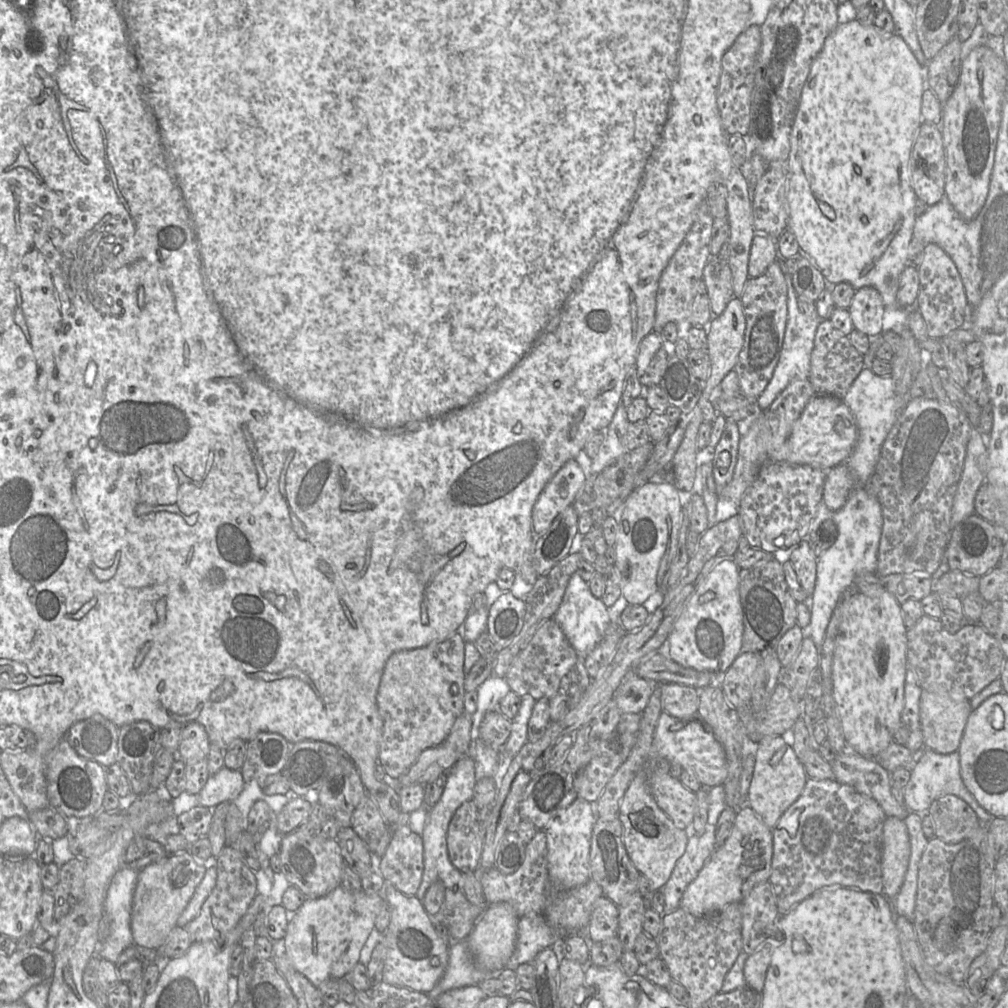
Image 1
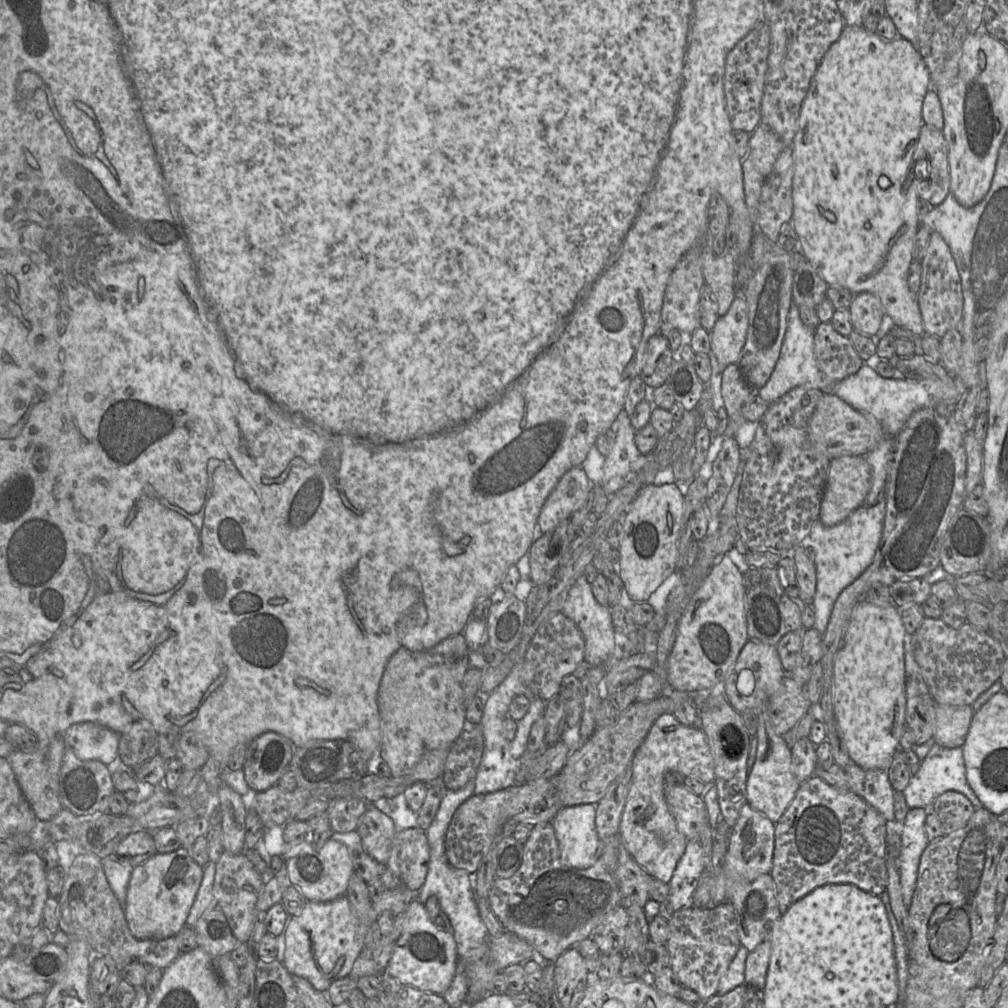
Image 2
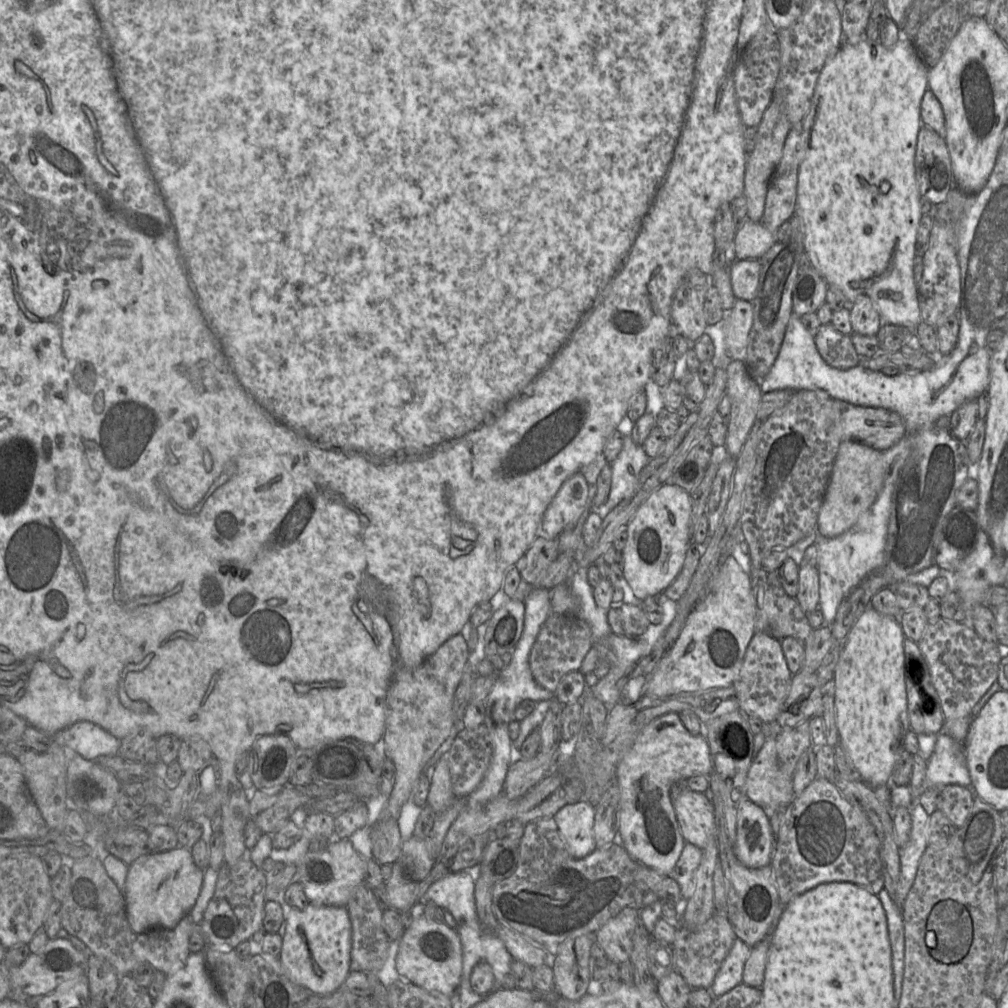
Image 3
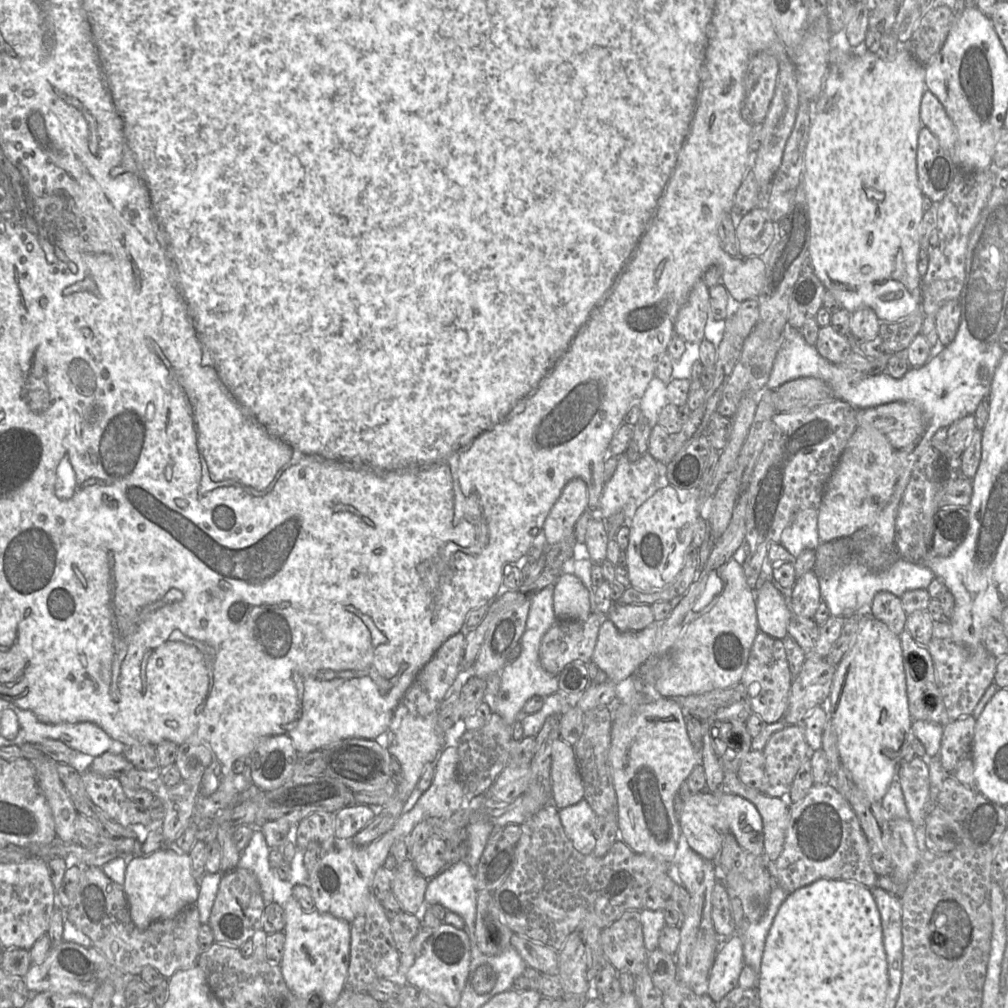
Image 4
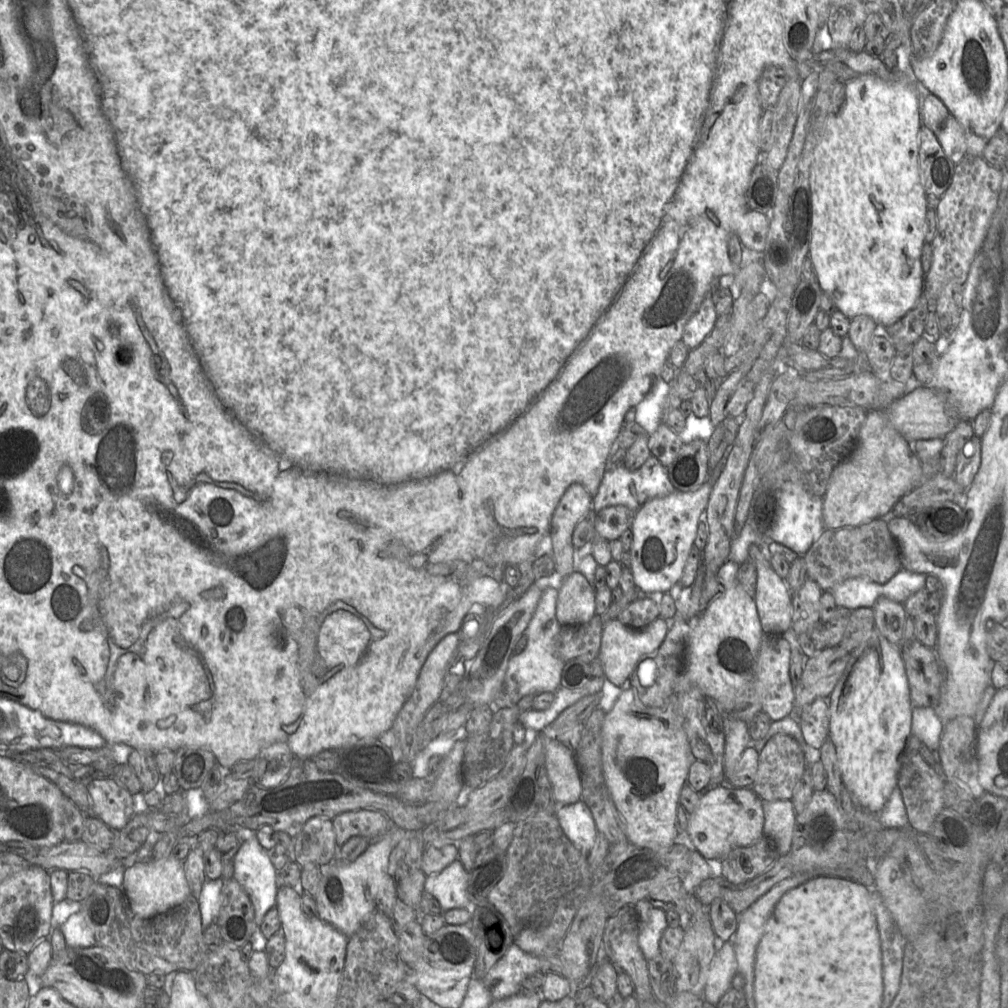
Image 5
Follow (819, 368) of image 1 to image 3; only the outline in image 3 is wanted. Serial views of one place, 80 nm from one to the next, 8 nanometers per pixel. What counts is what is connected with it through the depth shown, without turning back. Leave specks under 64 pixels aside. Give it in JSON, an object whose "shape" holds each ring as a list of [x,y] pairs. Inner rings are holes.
{"shape":[[[831,323],[821,324],[814,339],[821,357],[831,367],[846,370],[860,364],[851,335],[840,333]]]}

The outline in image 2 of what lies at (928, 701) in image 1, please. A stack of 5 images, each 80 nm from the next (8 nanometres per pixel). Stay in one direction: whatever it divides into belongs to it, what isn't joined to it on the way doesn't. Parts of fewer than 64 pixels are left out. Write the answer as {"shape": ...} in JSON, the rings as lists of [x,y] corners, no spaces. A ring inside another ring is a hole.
{"shape":[[[936,705],[936,726],[933,741],[946,748],[962,747],[973,717],[969,705]]]}

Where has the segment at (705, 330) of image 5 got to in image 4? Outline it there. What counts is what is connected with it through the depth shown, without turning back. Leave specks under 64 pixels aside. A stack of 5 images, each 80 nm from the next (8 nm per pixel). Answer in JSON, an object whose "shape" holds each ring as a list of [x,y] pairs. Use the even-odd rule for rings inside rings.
{"shape":[[[703,278],[692,288],[686,303],[680,308],[674,334],[685,342],[700,344],[705,339],[705,327],[710,312],[709,287]]]}

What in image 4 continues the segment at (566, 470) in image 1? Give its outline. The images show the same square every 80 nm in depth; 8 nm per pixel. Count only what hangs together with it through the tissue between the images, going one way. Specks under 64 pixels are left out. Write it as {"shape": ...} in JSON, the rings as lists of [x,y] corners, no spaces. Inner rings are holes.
{"shape":[[[573,478],[564,486],[544,520],[542,532],[548,544],[553,545],[573,534],[578,519],[587,508],[587,485],[581,478]]]}

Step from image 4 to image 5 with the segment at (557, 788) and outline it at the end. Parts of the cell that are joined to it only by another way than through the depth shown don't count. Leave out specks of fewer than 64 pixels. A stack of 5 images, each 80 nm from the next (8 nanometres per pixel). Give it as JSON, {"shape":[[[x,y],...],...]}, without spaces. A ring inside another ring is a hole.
{"shape":[[[538,733],[542,737],[545,764],[552,784],[555,800],[560,805],[572,804],[581,799],[582,784],[575,752],[557,739]]]}

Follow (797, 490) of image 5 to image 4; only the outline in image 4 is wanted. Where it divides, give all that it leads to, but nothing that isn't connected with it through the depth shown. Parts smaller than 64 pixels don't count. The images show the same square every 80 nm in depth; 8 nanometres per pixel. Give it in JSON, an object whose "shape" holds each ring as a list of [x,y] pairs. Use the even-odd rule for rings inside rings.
{"shape":[[[808,508],[799,511],[791,525],[783,530],[780,543],[794,558],[804,550],[815,550],[821,543],[818,535],[818,510]]]}

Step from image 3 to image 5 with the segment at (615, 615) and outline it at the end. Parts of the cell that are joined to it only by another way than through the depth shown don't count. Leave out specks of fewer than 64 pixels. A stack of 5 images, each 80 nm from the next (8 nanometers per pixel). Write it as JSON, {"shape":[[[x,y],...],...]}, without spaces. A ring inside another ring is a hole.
{"shape":[[[646,593],[629,603],[616,617],[622,624],[641,629],[659,617],[659,598],[664,593]]]}

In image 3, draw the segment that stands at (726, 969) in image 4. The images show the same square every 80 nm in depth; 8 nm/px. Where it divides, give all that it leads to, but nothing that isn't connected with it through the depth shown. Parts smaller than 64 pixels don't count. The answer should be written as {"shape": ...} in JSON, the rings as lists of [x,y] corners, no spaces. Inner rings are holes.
{"shape":[[[740,938],[735,939],[709,989],[713,997],[720,997],[742,983],[744,965],[751,950]]]}

